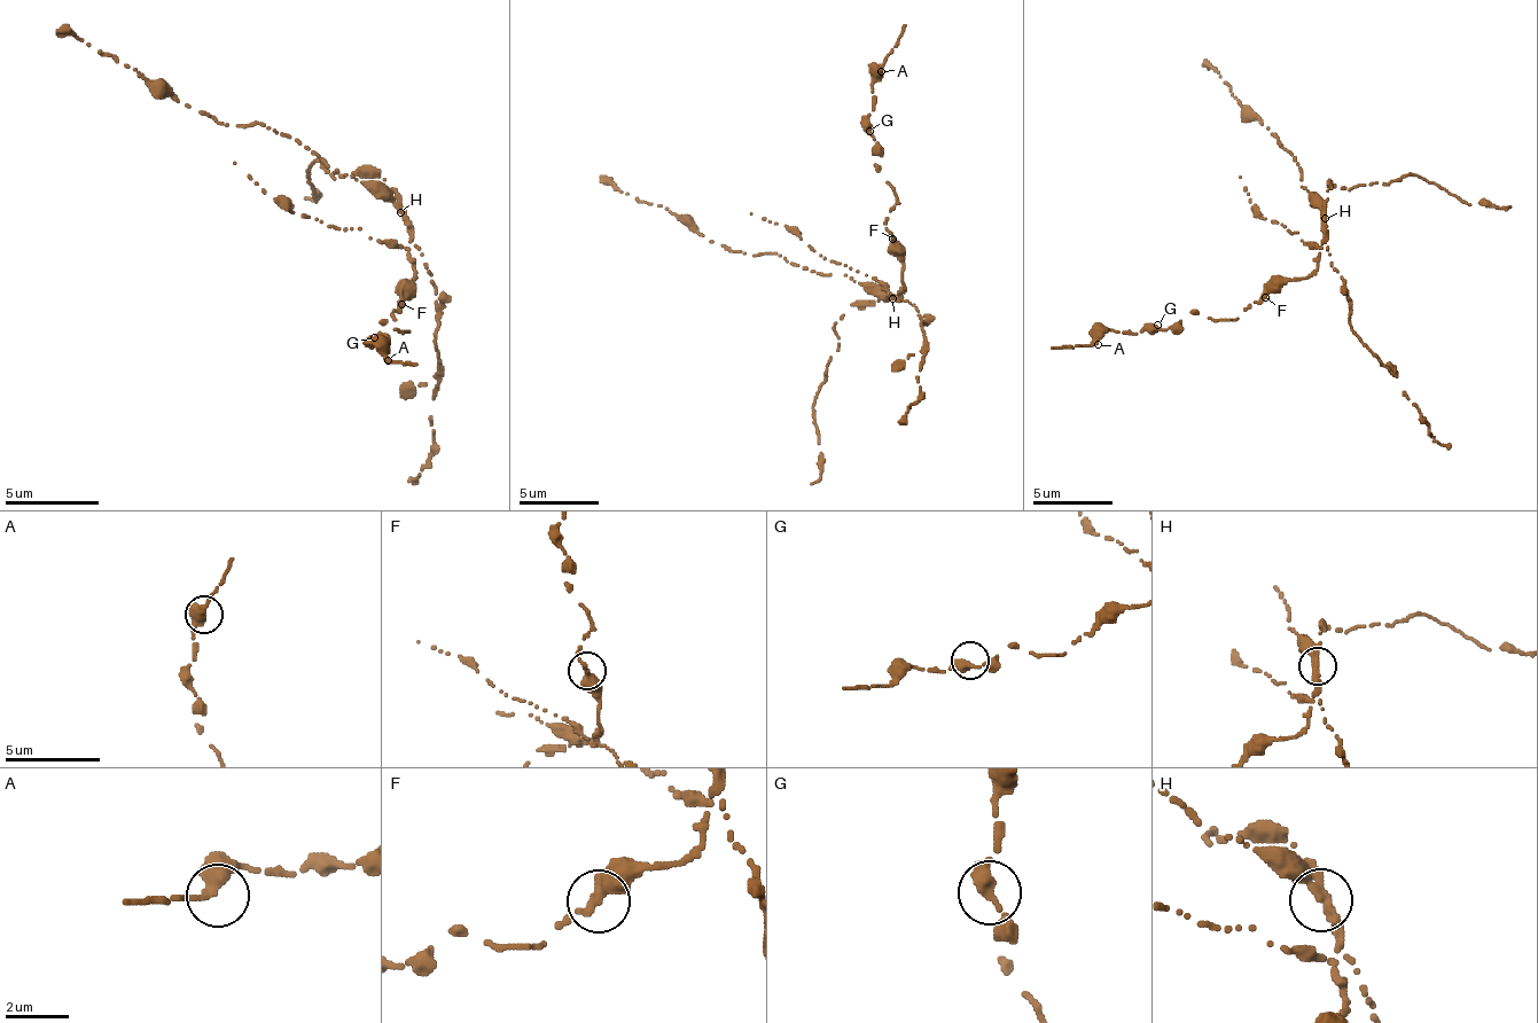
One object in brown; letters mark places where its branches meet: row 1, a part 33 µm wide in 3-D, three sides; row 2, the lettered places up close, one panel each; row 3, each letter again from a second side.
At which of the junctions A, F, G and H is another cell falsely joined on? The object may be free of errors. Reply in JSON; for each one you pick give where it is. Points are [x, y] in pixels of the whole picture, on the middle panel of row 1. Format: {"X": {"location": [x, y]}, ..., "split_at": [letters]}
{"H": {"location": [892, 298]}, "split_at": ["H"]}

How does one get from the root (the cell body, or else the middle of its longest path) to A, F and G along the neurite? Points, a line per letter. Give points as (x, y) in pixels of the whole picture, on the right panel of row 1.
A: (1320, 210), (1317, 265), (1304, 276), (1281, 276), (1233, 321), (1189, 313), (1165, 328), (1110, 328), (1098, 344)
F: (1320, 210), (1325, 241), (1317, 265), (1304, 276), (1285, 276), (1265, 297)
G: (1320, 210), (1325, 241), (1304, 276), (1281, 276), (1233, 321), (1189, 313), (1177, 325), (1157, 325)

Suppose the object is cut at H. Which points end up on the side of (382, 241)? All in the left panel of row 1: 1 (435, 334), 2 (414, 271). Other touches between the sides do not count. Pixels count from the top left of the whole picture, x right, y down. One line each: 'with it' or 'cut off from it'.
1: with it
2: cut off from it

